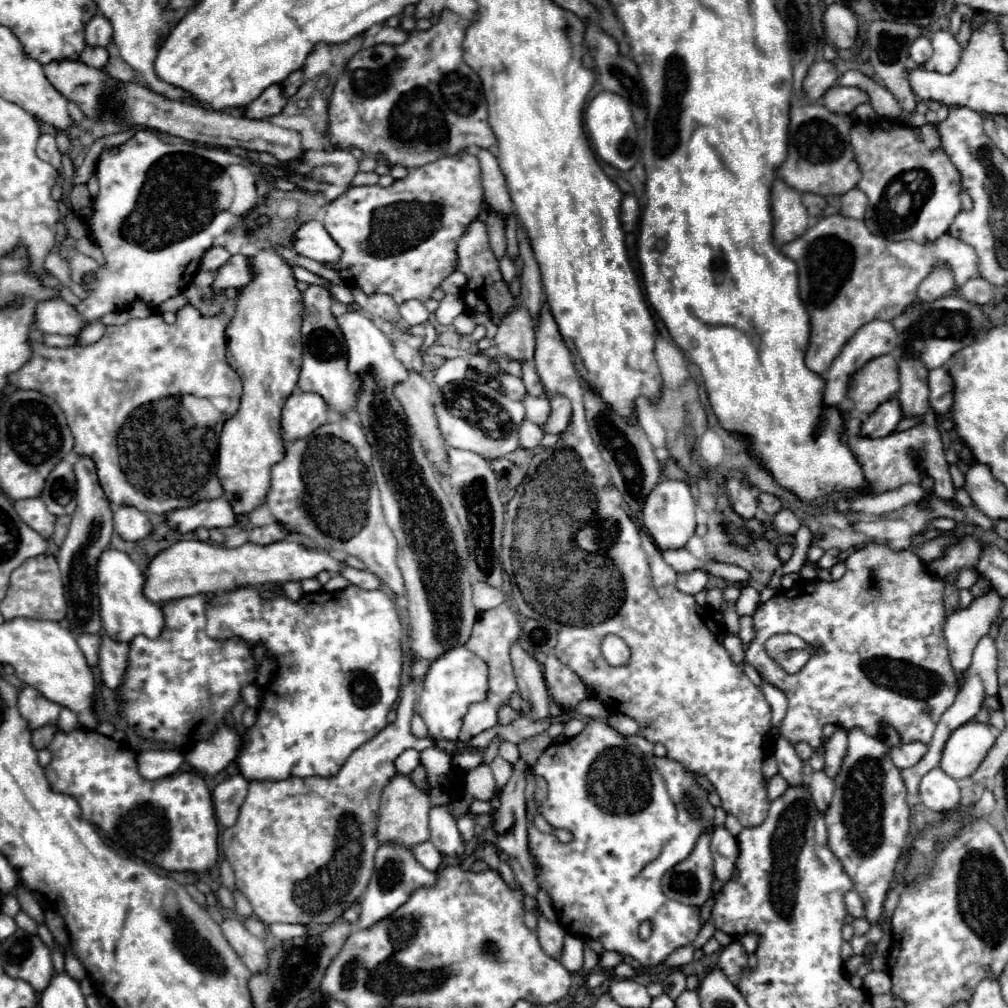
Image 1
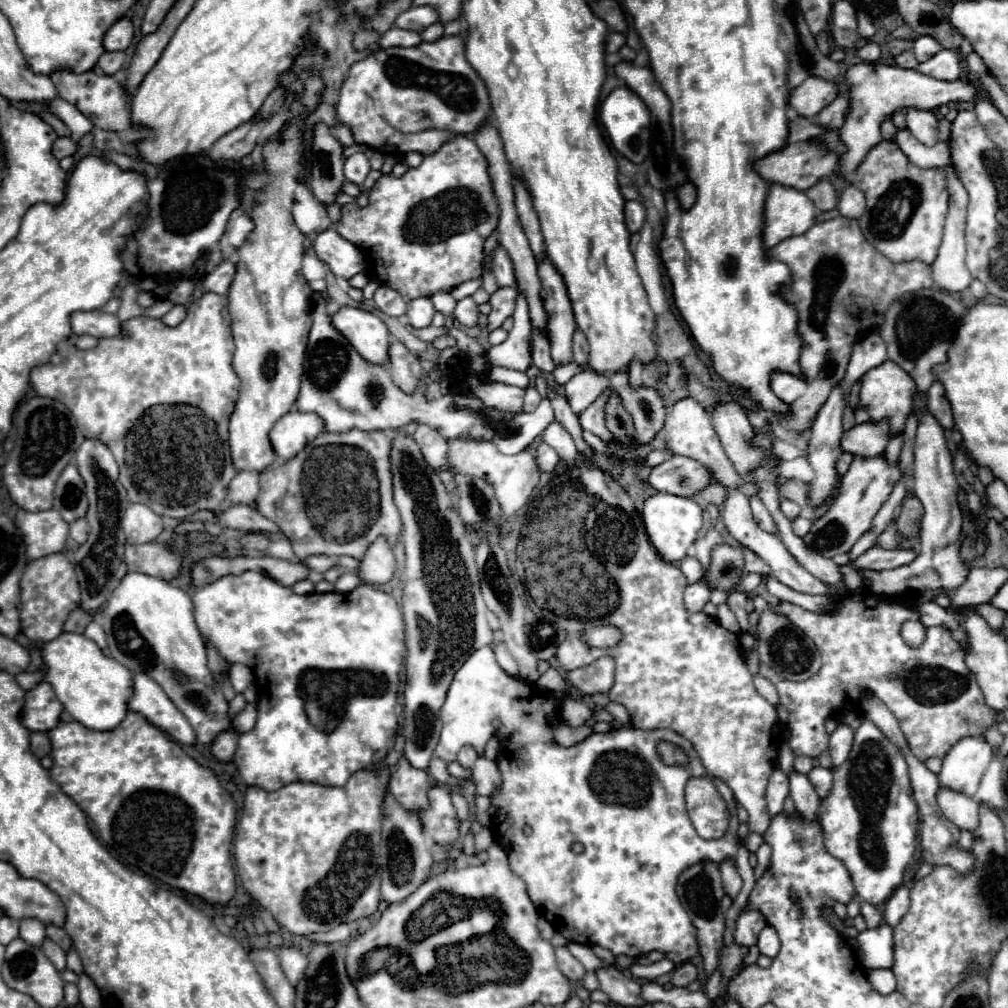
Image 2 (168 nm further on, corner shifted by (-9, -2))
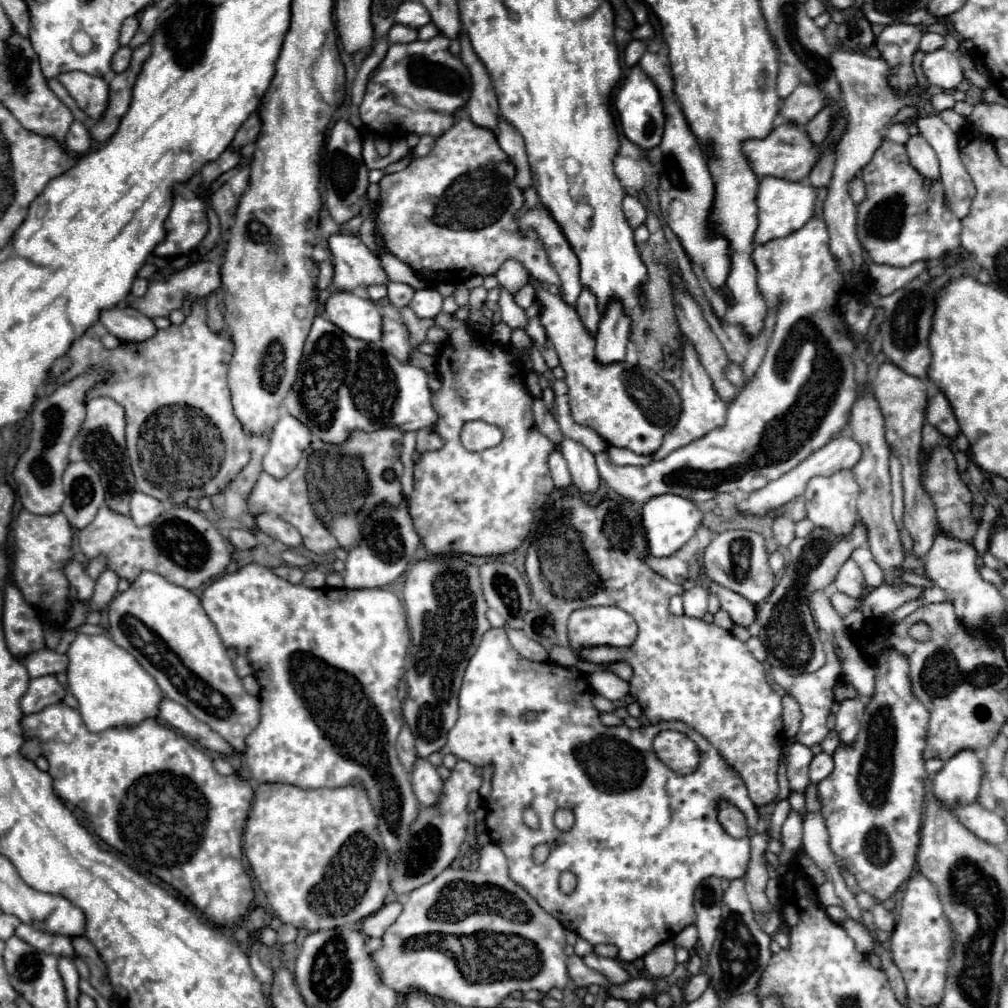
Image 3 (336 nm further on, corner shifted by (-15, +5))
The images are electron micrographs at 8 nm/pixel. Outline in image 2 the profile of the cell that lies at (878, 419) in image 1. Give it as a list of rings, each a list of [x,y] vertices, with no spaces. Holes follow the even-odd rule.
[[[881,419],[877,423],[861,423],[855,425],[853,429],[845,431],[841,439],[841,449],[851,453],[851,455],[861,455],[861,457],[873,457],[885,451],[889,443],[889,419]]]

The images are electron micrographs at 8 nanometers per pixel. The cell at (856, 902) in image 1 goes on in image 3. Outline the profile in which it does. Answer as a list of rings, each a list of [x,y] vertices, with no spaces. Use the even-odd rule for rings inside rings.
[[[875,904],[875,908],[873,908],[873,922],[875,922],[879,932],[891,934],[893,928],[895,928],[895,914],[889,912],[883,904]]]

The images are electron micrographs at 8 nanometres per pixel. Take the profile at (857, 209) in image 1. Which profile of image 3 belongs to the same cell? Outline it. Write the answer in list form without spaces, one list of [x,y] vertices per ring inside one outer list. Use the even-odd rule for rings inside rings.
[[[861,178],[851,180],[851,198],[853,198],[855,204],[859,204],[865,198],[865,184],[863,184]]]

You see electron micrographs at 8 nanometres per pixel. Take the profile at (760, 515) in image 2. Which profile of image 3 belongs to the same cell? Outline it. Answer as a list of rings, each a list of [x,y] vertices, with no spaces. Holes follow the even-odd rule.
[[[779,516],[773,522],[773,534],[775,534],[775,540],[785,548],[795,538],[795,524],[787,516]]]

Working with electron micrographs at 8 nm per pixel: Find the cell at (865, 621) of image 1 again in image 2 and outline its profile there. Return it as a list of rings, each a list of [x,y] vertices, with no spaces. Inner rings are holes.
[[[857,589],[857,591],[849,591],[843,597],[835,599],[833,609],[827,613],[813,613],[799,605],[787,603],[787,601],[781,601],[777,607],[773,607],[773,611],[777,611],[779,615],[785,615],[789,619],[789,623],[793,623],[809,639],[813,639],[813,643],[817,645],[817,649],[821,651],[821,657],[823,657],[823,665],[821,665],[819,673],[815,677],[807,679],[807,683],[787,681],[781,675],[777,675],[771,667],[765,667],[765,663],[759,661],[759,675],[767,677],[777,687],[779,703],[783,707],[787,707],[787,711],[789,711],[789,731],[791,731],[789,745],[795,755],[817,757],[821,751],[825,751],[825,747],[827,747],[827,733],[825,733],[827,717],[833,715],[833,711],[837,711],[837,709],[849,709],[849,711],[859,713],[859,701],[861,701],[863,689],[877,695],[891,709],[891,713],[901,723],[901,731],[905,733],[911,751],[921,761],[925,761],[929,757],[943,759],[947,755],[947,751],[959,739],[969,737],[969,735],[981,735],[981,727],[987,729],[995,721],[997,713],[983,703],[983,693],[977,687],[973,673],[965,667],[963,649],[951,639],[949,631],[945,631],[943,627],[927,627],[925,641],[919,647],[909,647],[905,643],[905,639],[901,637],[903,623],[909,619],[919,621],[917,607],[921,603],[933,601],[937,595],[947,595],[947,591],[923,589],[919,593],[909,593],[905,597],[905,601],[903,601],[903,597],[885,597],[885,601],[883,601],[881,597],[871,595],[867,589]]]

